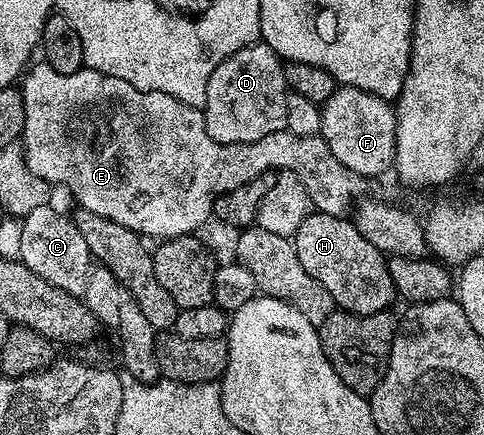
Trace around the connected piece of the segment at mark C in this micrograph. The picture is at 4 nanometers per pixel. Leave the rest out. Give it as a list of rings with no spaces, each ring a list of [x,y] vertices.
[[[52,205],[39,207],[23,216],[20,224],[22,249],[19,260],[26,265],[26,269],[30,269],[30,273],[38,273],[42,281],[80,297],[86,289],[86,281],[94,266],[94,260],[82,233],[78,233],[78,225],[74,225],[74,221],[67,214],[63,215],[54,208]]]

